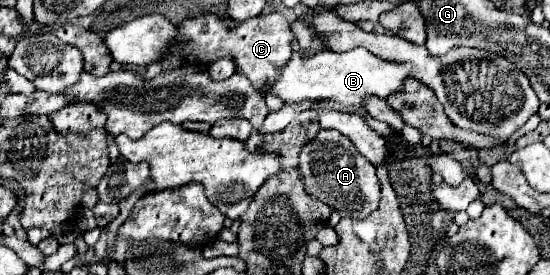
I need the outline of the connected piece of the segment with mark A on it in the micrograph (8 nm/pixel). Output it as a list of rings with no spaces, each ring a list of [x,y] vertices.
[[[320,130],[316,140],[308,142],[300,152],[300,170],[306,190],[318,200],[332,206],[340,216],[364,218],[378,208],[380,180],[376,168],[364,160],[356,146],[336,130]]]

